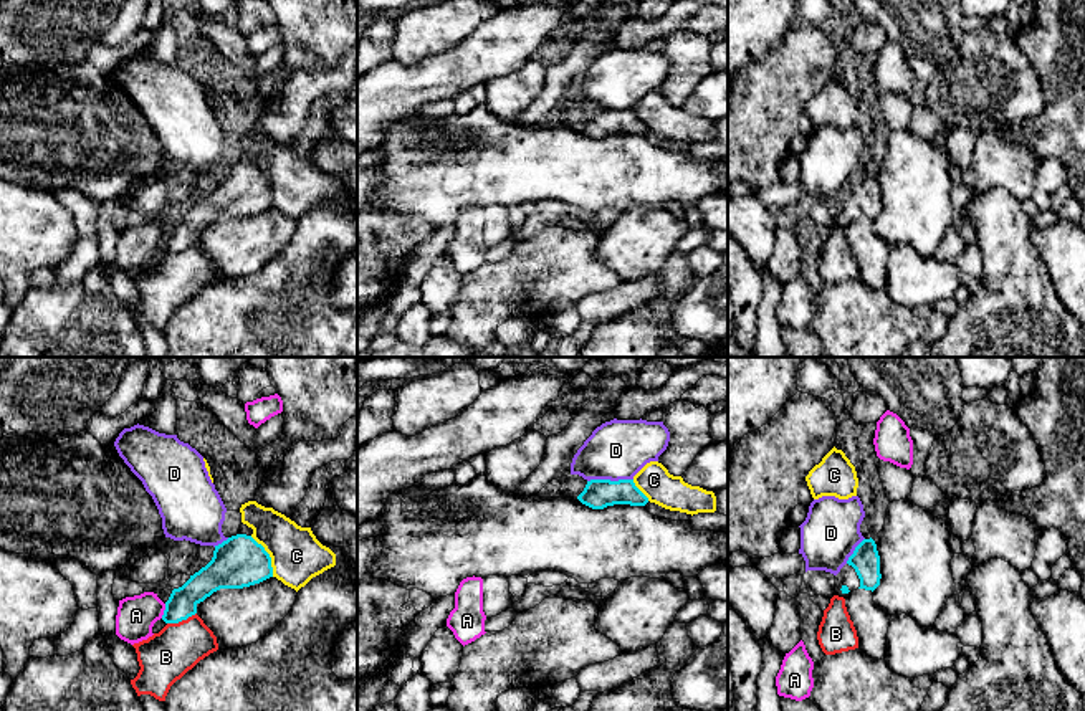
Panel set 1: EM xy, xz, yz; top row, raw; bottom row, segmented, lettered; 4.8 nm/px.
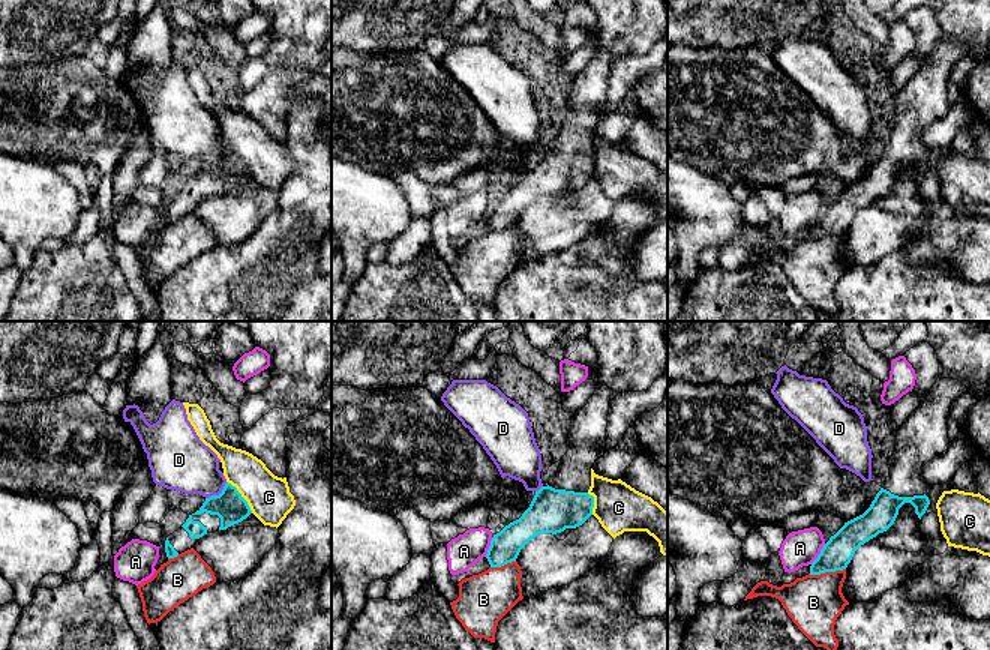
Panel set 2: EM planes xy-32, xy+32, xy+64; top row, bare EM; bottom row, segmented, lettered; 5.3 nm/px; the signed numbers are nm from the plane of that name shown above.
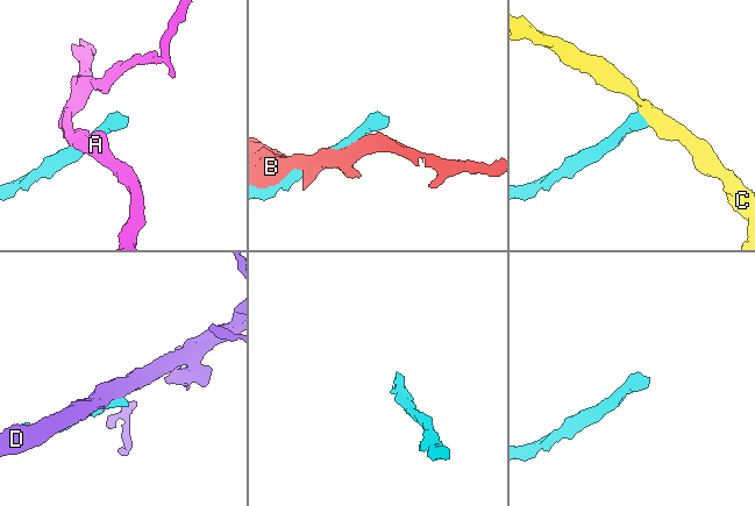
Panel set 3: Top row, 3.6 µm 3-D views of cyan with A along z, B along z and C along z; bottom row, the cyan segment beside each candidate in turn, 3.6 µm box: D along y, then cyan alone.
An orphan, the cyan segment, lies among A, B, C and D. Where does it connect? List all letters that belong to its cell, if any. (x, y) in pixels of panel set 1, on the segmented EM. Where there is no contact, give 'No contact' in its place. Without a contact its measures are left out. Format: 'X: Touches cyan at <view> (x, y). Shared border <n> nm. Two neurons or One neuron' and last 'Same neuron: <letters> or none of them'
A: Touches cyan at xy (164, 610). Shared border 80 nm. Two neurons
B: Touches cyan at xy (181, 620). Shared border 160 nm. Two neurons
C: Touches cyan at xy (268, 556). Shared border 240 nm. Two neurons
D: Touches cyan at xz (609, 480). Shared border 220 nm. Two neurons
Same neuron: none of them

